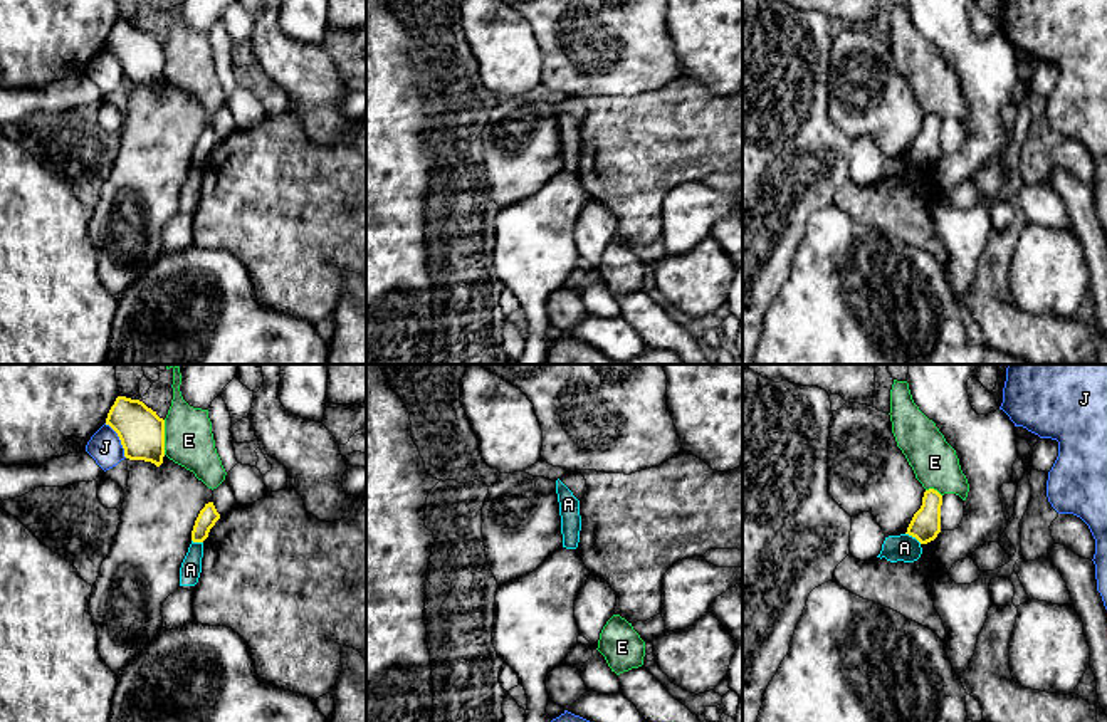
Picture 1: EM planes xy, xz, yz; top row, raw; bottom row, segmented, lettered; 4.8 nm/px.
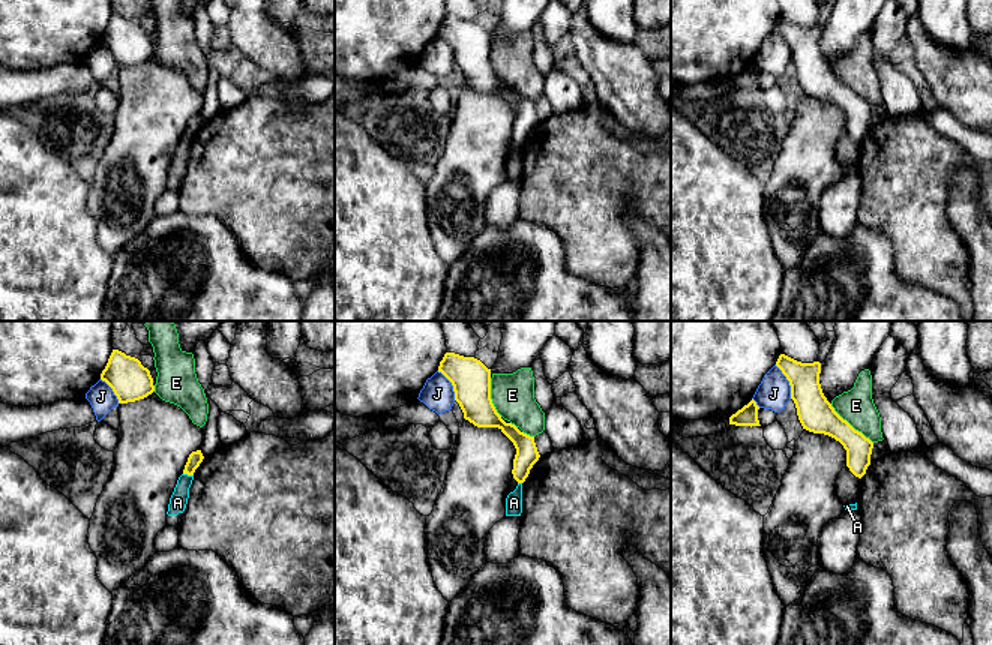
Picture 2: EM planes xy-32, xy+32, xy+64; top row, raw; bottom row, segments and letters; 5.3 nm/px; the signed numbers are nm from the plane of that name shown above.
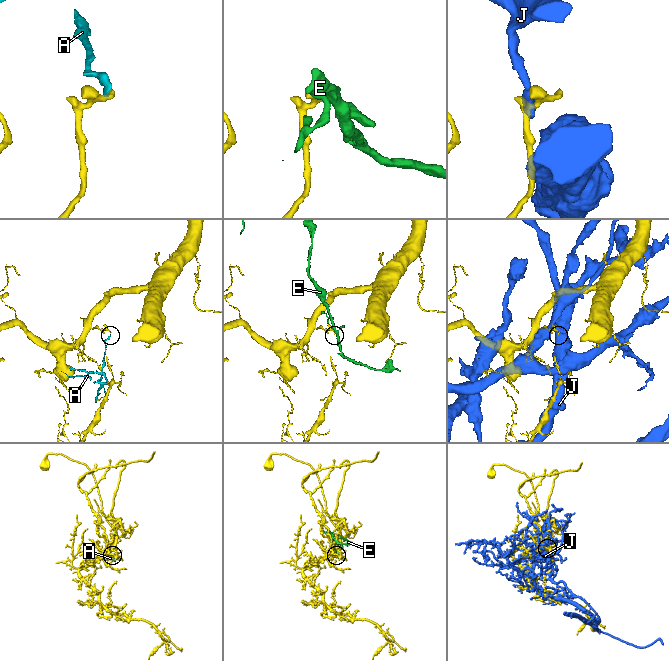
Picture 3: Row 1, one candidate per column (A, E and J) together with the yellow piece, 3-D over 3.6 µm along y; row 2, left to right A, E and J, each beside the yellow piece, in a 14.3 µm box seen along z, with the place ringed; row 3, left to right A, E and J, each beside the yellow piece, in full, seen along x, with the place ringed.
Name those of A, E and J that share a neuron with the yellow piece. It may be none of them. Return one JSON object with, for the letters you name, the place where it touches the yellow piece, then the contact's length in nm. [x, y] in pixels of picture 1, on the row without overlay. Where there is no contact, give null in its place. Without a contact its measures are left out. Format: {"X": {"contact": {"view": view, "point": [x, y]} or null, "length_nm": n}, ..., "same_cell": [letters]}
{"same_cell": []}

